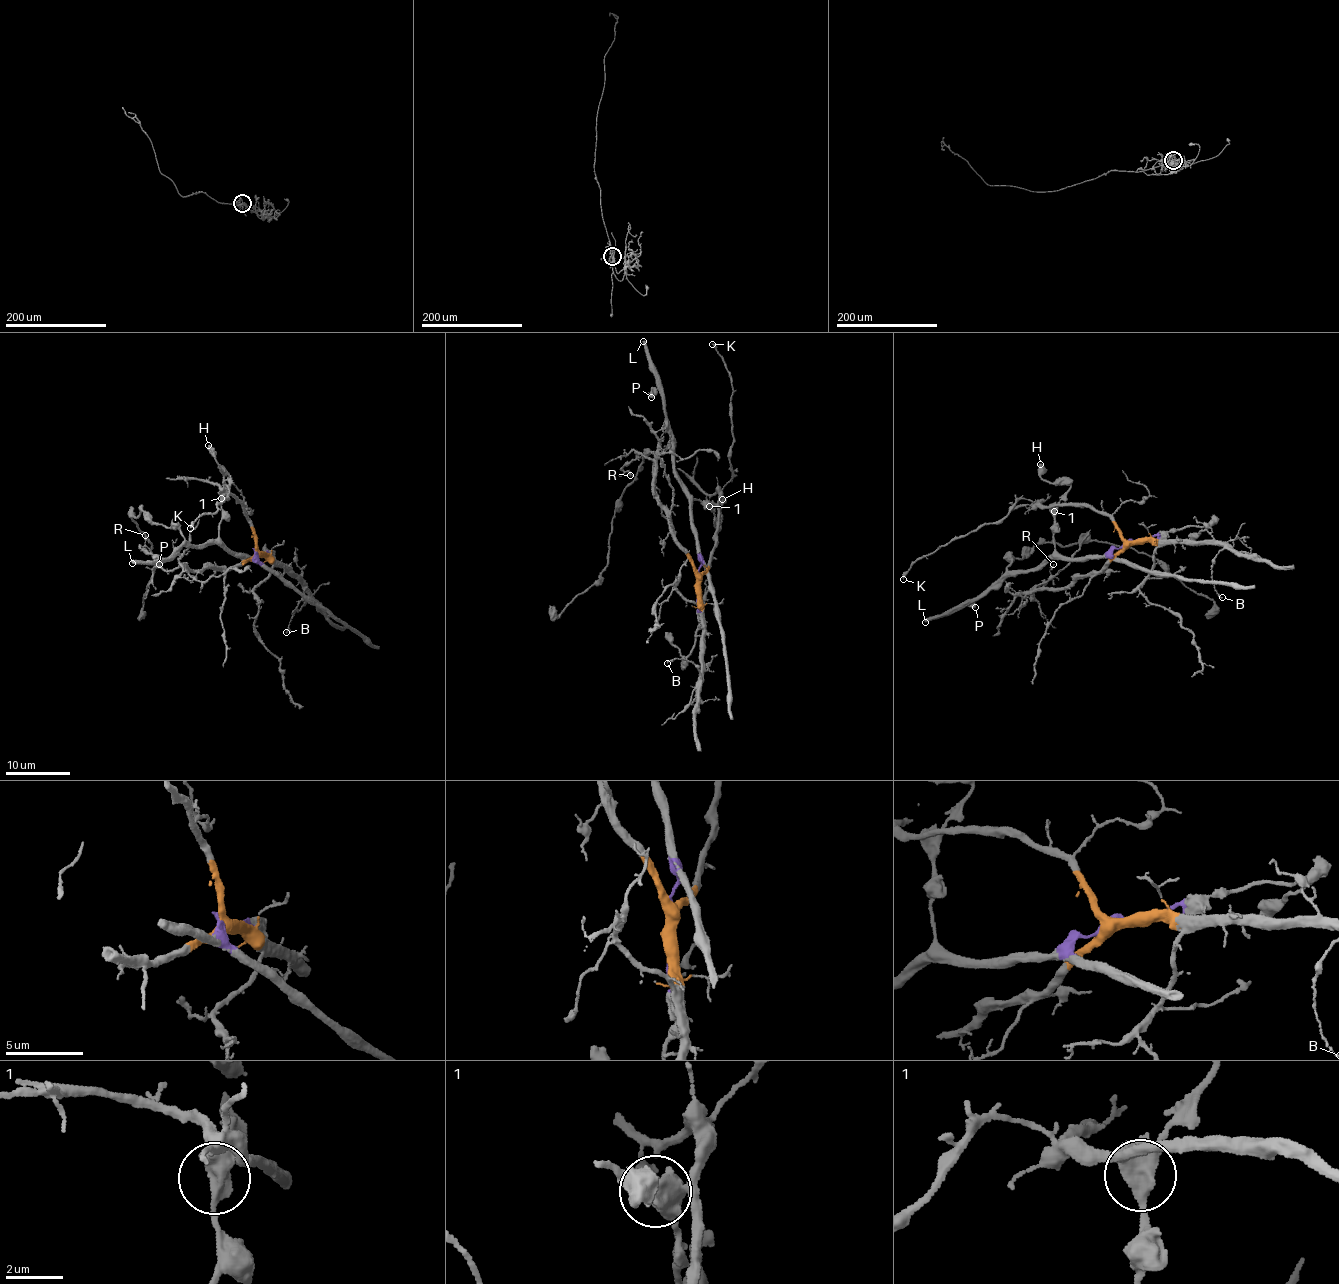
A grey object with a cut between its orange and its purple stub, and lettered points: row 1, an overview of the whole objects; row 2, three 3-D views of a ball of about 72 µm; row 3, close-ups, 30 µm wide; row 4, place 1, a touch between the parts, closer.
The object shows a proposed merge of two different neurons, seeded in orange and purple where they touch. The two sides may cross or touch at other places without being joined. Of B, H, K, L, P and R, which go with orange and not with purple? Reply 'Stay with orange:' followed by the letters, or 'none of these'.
Stay with orange: B, K, R

